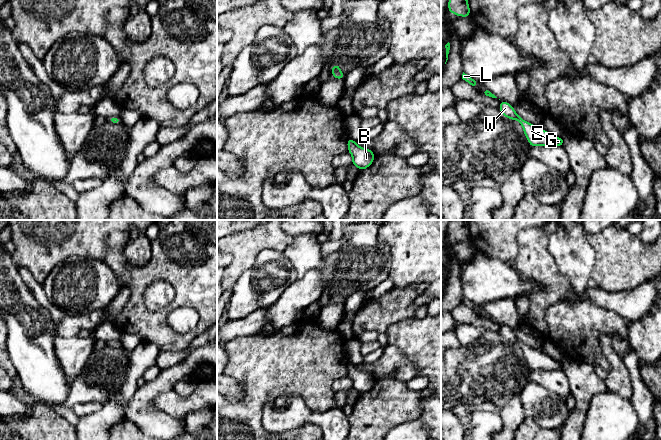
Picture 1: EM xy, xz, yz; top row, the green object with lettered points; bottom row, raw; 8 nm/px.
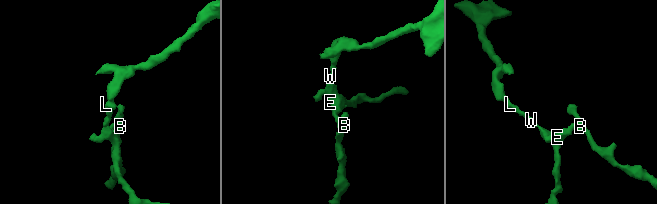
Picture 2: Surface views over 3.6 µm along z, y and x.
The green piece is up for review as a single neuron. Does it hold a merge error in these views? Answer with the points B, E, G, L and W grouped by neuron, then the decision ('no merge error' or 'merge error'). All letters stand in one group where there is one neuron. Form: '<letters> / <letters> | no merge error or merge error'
B E G L W | no merge error

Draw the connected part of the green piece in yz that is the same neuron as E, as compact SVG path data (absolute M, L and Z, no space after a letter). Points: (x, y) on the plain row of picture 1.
M500 324L499 335L508 343L517 344L520 346L524 358L531 371L535 370L561 370L563 371L564 362L556 361L547 355L541 353L522 343L513 333L513 330L505 325Z

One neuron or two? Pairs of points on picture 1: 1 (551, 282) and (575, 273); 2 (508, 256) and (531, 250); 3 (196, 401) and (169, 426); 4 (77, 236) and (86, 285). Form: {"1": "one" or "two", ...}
{"1": "two", "2": "two", "3": "two", "4": "two"}

